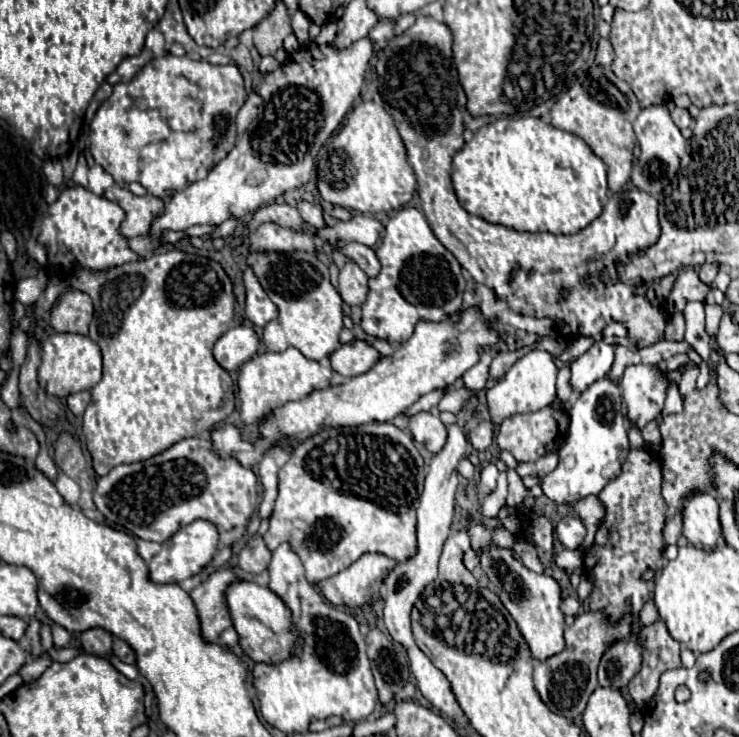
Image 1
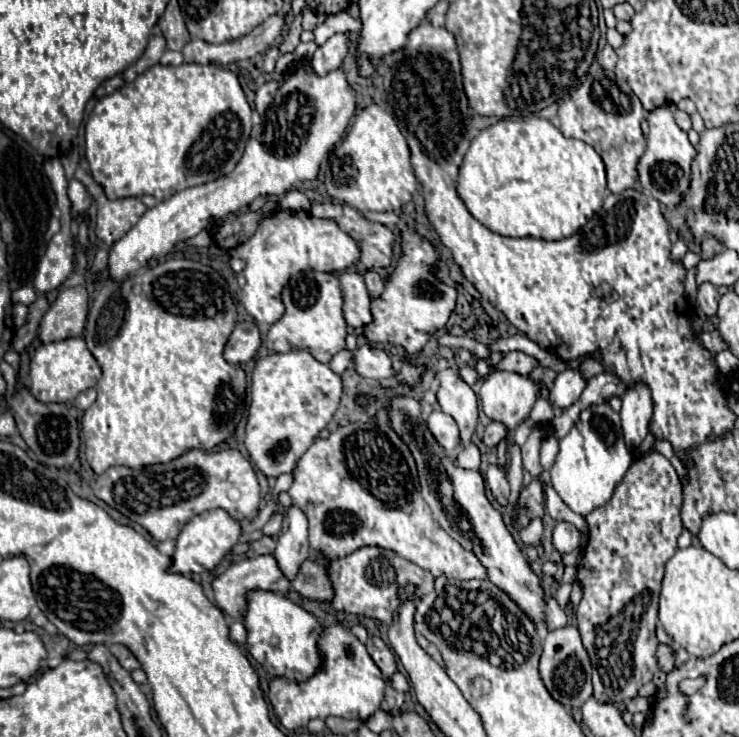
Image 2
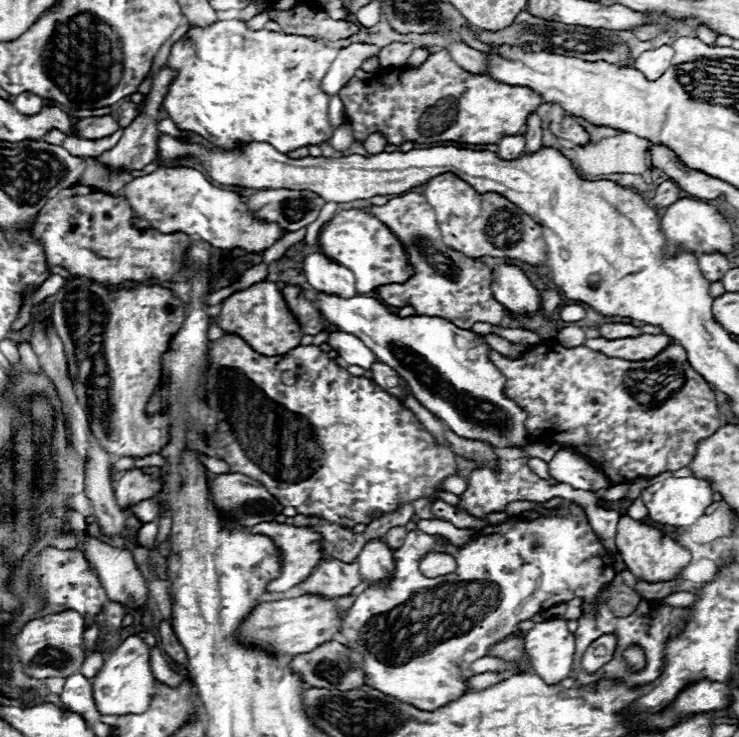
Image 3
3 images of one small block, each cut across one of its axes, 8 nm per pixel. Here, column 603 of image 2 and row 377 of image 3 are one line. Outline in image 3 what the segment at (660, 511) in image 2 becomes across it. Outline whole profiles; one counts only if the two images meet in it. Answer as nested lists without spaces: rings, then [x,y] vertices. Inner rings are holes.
[[[544,342],[538,344],[530,350],[526,350],[526,354],[522,354],[516,360],[508,360],[504,356],[500,356],[494,350],[488,350],[490,360],[494,362],[494,366],[498,366],[498,370],[502,370],[502,374],[506,374],[506,396],[514,398],[514,402],[518,402],[518,406],[522,406],[522,410],[526,410],[526,414],[530,414],[530,418],[526,420],[526,426],[530,426],[530,434],[534,434],[534,438],[538,438],[538,442],[546,442],[546,444],[568,444],[570,448],[574,448],[578,454],[594,460],[602,472],[606,474],[606,478],[614,484],[626,482],[626,480],[634,480],[634,478],[656,478],[662,472],[676,472],[684,466],[688,466],[688,462],[692,460],[694,452],[696,452],[696,442],[702,438],[708,438],[710,434],[714,434],[714,430],[720,428],[720,410],[718,410],[718,400],[714,390],[710,388],[710,384],[690,366],[690,362],[686,360],[686,352],[682,346],[668,346],[662,354],[658,354],[658,358],[652,360],[642,360],[642,362],[628,362],[628,360],[620,360],[620,358],[610,358],[602,352],[594,352],[586,346],[578,346],[578,348],[564,348],[558,342]]]

